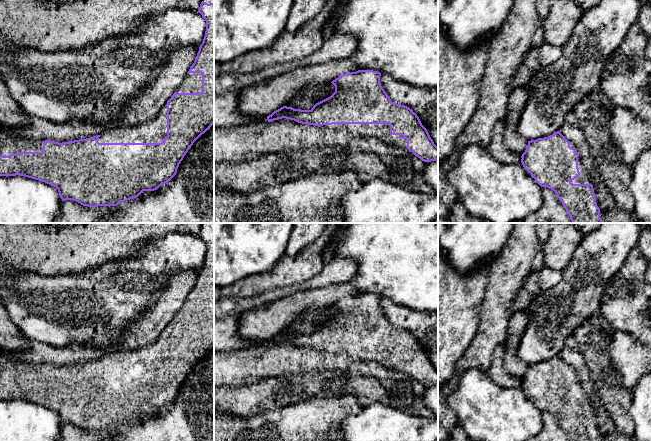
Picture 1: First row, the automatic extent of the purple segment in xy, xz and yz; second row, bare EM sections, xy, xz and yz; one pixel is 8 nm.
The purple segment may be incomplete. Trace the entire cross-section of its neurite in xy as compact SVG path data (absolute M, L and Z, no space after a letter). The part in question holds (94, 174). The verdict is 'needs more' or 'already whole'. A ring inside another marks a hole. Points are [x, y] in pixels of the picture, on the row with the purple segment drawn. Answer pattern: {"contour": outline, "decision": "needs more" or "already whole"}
{"contour": "M202 0L198 12L206 21L206 31L202 44L199 47L196 59L190 67L184 81L177 88L176 92L171 98L163 105L157 116L147 123L137 125L135 127L115 127L113 129L107 129L101 135L96 135L91 138L79 139L68 142L54 142L50 140L43 141L42 152L18 152L16 154L10 154L8 156L0 155L0 176L25 176L35 180L45 182L58 189L60 198L63 201L73 200L80 203L83 206L98 207L98 206L117 206L120 202L124 202L141 195L143 191L157 190L162 184L169 182L177 173L179 164L183 160L184 156L191 148L193 143L210 127L214 124L214 0Z", "decision": "needs more"}

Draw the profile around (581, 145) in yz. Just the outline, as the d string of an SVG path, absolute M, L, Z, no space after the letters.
M573 110L567 114L565 123L559 132L565 139L574 144L581 157L596 195L597 206L600 209L600 218L605 223L644 223L634 211L627 212L617 207L600 173L593 165L589 145L582 129L578 126Z

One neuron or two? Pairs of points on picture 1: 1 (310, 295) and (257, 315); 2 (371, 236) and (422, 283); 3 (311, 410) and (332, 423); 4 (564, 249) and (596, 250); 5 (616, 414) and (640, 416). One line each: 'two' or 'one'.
1: one
2: one
3: one
4: two
5: two

